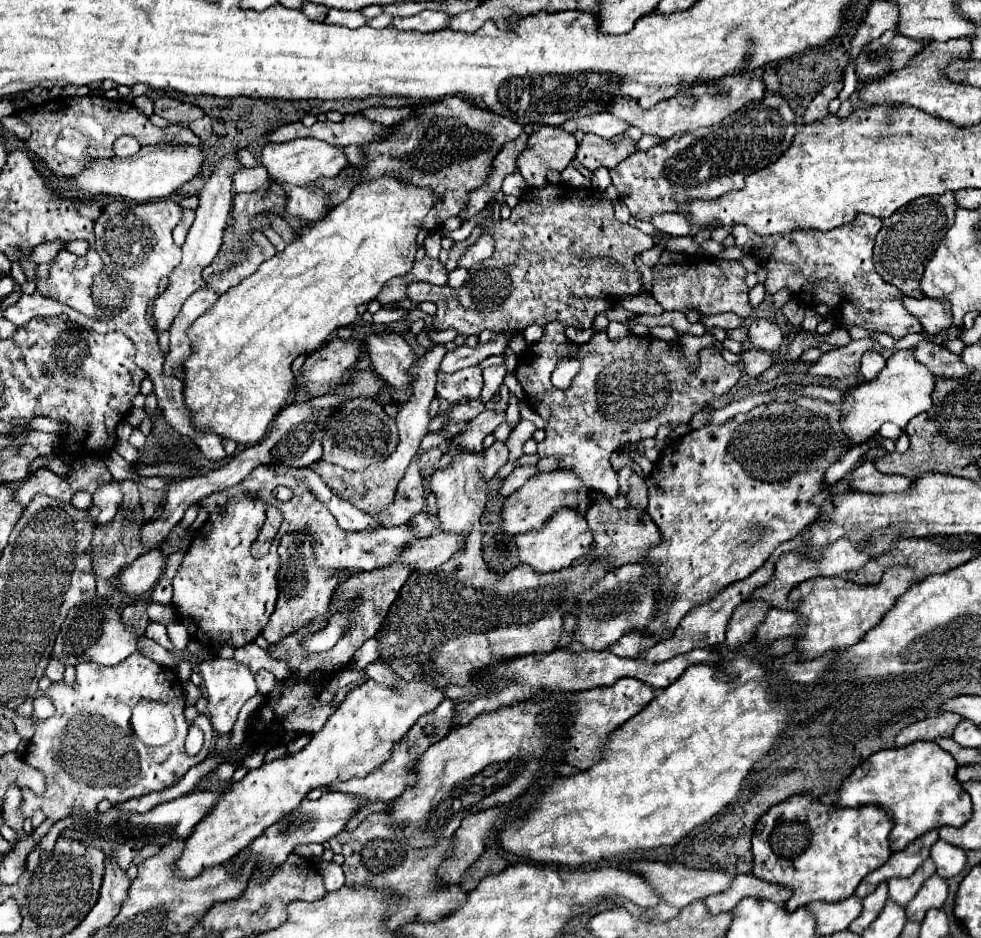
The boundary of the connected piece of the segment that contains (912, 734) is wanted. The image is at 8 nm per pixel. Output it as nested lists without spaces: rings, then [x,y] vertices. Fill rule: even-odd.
[[[941,711],[937,713],[935,717],[929,717],[929,719],[923,719],[919,723],[913,723],[909,727],[905,727],[897,737],[895,737],[895,745],[897,747],[903,747],[903,745],[909,745],[913,741],[935,741],[937,737],[951,737],[953,729],[963,721],[961,715],[957,713],[947,713],[947,711]]]

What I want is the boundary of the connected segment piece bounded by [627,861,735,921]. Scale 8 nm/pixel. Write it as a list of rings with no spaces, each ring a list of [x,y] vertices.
[[[639,861],[639,863],[631,863],[627,865],[629,869],[633,871],[639,871],[641,875],[645,875],[653,885],[655,889],[663,895],[663,905],[659,907],[659,919],[661,921],[667,921],[667,919],[673,919],[675,915],[679,915],[679,911],[683,907],[687,907],[691,901],[695,899],[705,899],[713,893],[719,893],[719,891],[725,891],[727,887],[731,887],[733,883],[733,873],[727,873],[727,871],[713,871],[713,869],[691,869],[691,867],[685,867],[681,863],[659,863],[659,861]]]

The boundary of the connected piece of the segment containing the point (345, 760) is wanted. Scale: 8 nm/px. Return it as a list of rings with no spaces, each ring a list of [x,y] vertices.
[[[395,677],[395,681],[397,685],[385,687],[367,679],[345,697],[323,729],[311,735],[311,741],[303,751],[263,763],[259,769],[251,769],[239,783],[235,783],[235,787],[229,785],[213,807],[215,811],[211,811],[187,839],[181,859],[175,863],[177,875],[195,877],[211,865],[221,865],[233,859],[269,825],[295,811],[311,789],[329,787],[331,783],[353,777],[367,777],[371,771],[387,763],[395,743],[407,735],[421,715],[431,713],[445,699],[445,689],[435,687],[425,679],[405,681]]]

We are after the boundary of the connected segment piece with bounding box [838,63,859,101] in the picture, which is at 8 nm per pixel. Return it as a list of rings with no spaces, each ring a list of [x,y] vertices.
[[[847,63],[847,67],[845,67],[845,87],[841,89],[838,98],[841,99],[841,101],[849,99],[849,97],[855,93],[857,83],[859,83],[859,79],[857,79],[857,75],[855,75],[855,67],[853,67],[853,63]]]

